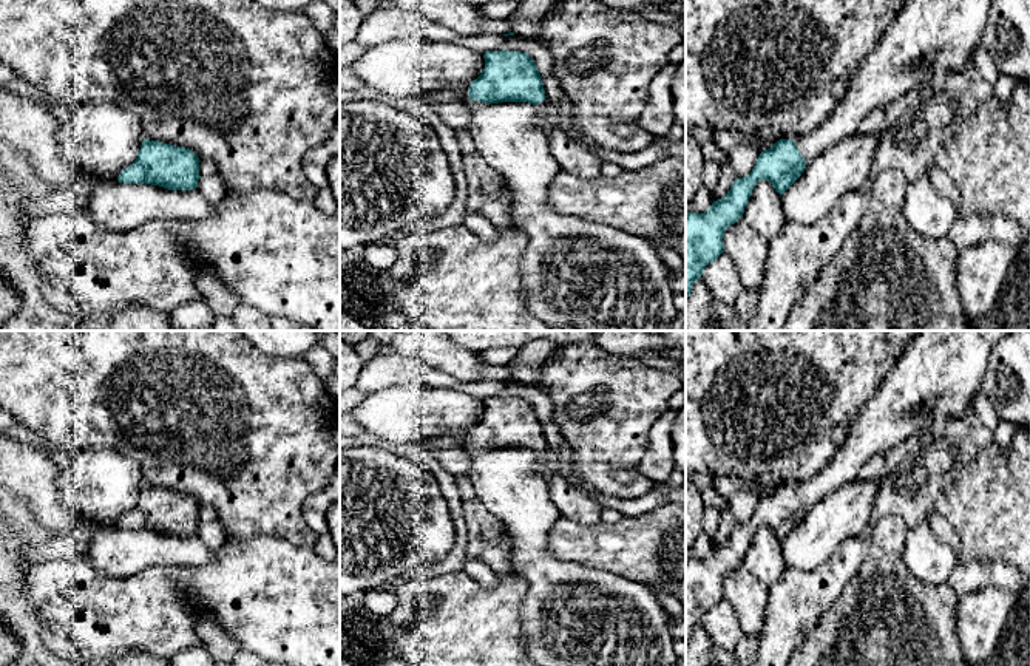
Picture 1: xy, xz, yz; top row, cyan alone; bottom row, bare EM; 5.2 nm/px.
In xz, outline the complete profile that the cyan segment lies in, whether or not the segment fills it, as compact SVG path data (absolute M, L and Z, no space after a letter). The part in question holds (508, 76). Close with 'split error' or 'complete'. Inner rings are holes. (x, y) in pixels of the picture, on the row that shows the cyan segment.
M486 51L485 68L471 82L468 94L471 100L483 104L528 102L537 108L540 128L550 136L545 90L534 60L519 51Z | split error

